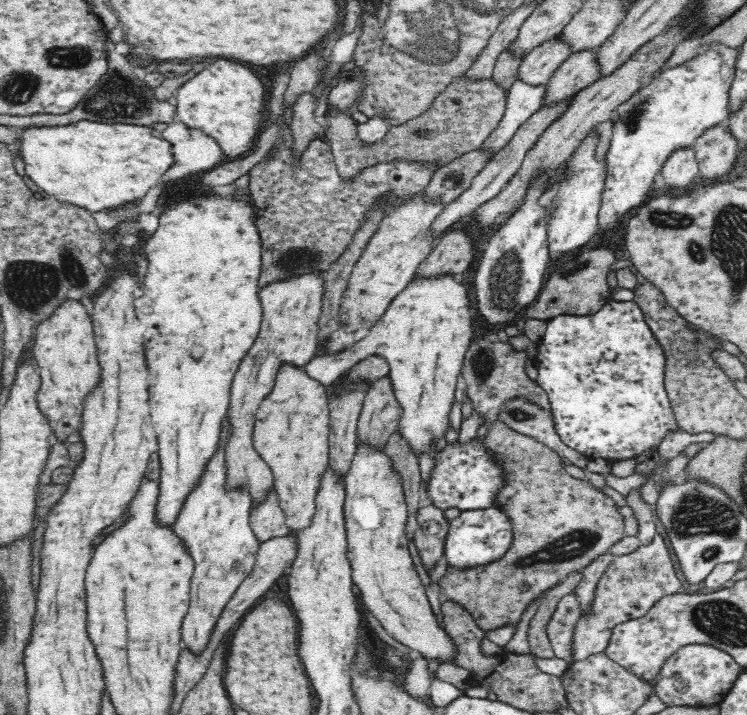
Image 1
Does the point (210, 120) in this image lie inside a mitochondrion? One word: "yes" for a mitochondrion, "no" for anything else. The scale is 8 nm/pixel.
no

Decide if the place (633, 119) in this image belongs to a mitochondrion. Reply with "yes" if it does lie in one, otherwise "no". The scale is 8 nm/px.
yes

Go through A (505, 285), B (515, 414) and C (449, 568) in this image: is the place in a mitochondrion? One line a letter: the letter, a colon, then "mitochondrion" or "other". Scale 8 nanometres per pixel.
A: mitochondrion
B: mitochondrion
C: other

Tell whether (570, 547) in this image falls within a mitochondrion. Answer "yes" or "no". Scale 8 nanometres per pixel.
yes

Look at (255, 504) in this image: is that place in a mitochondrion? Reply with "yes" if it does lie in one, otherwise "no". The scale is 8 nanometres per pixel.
no

